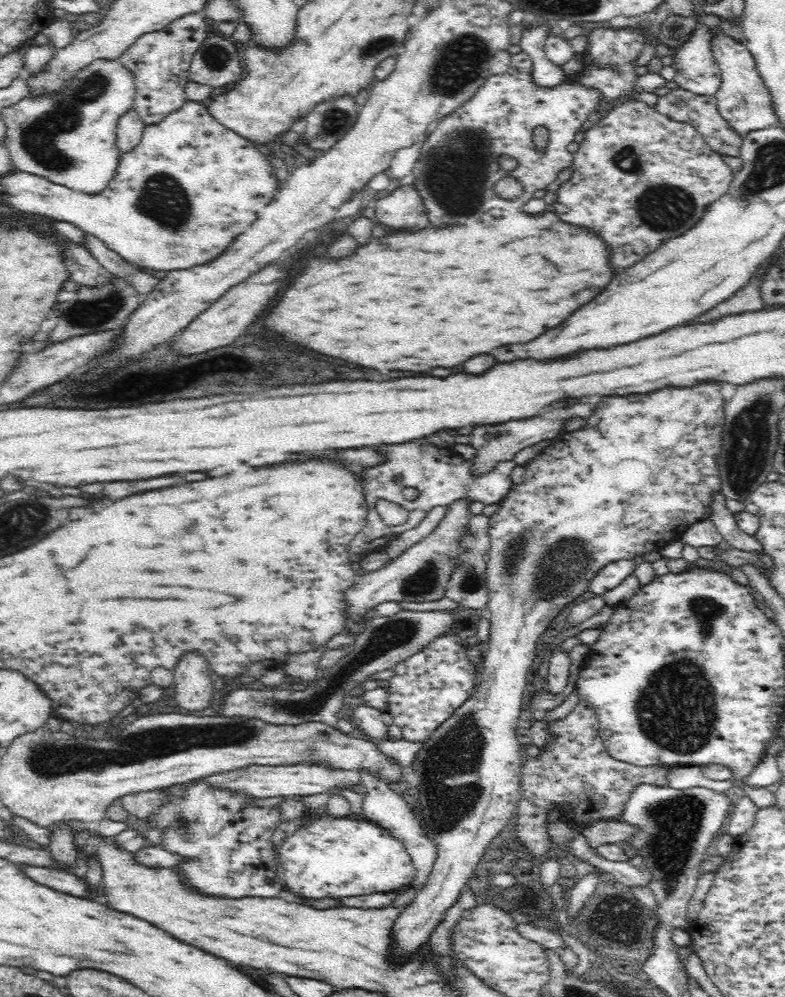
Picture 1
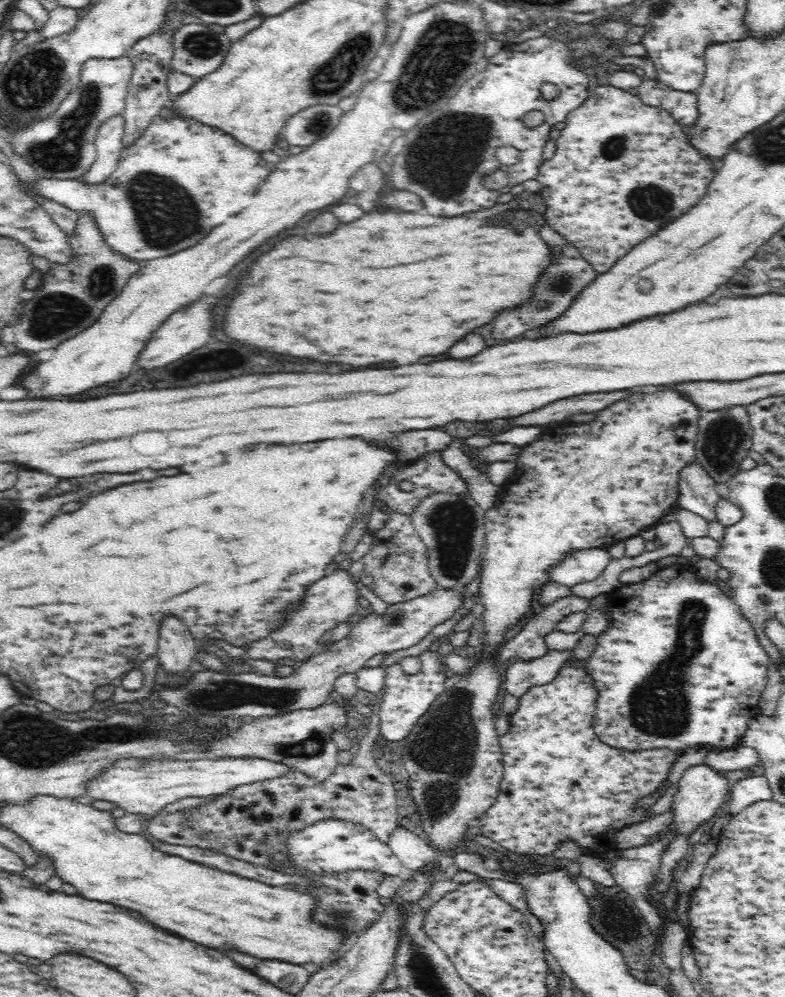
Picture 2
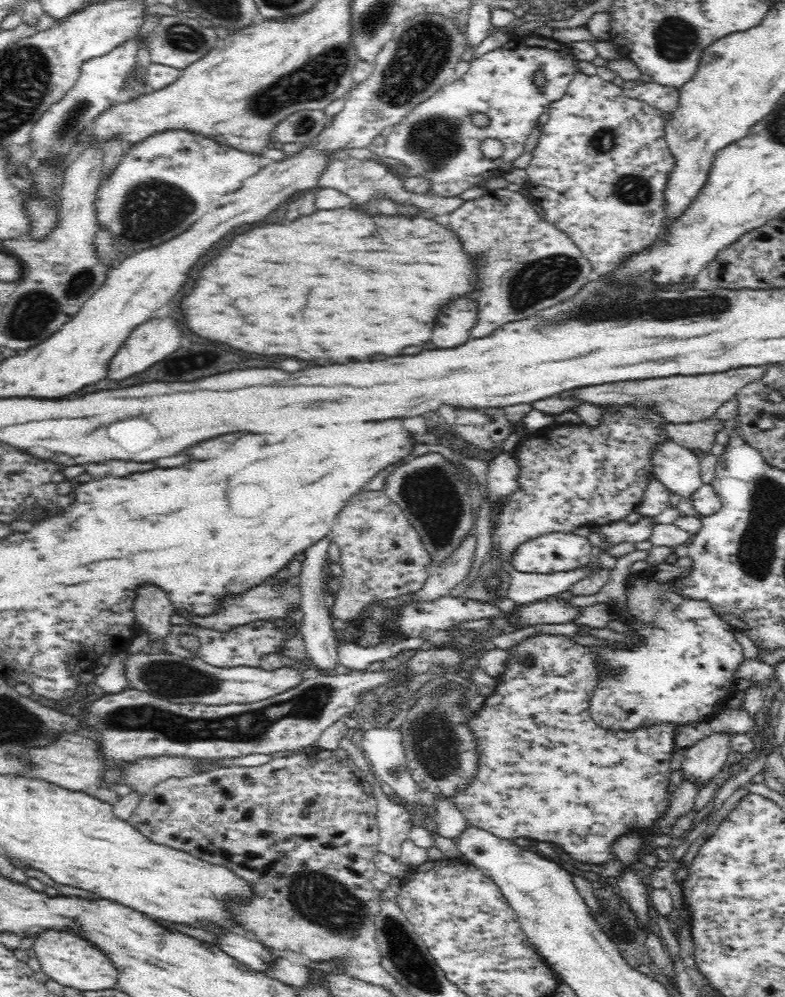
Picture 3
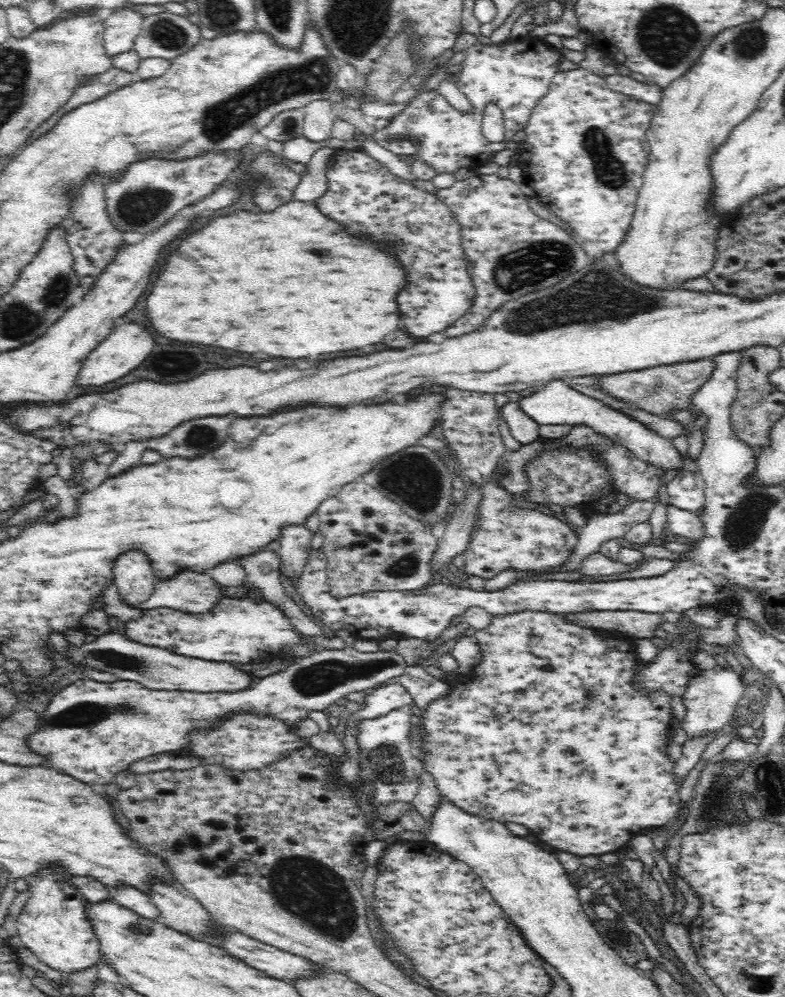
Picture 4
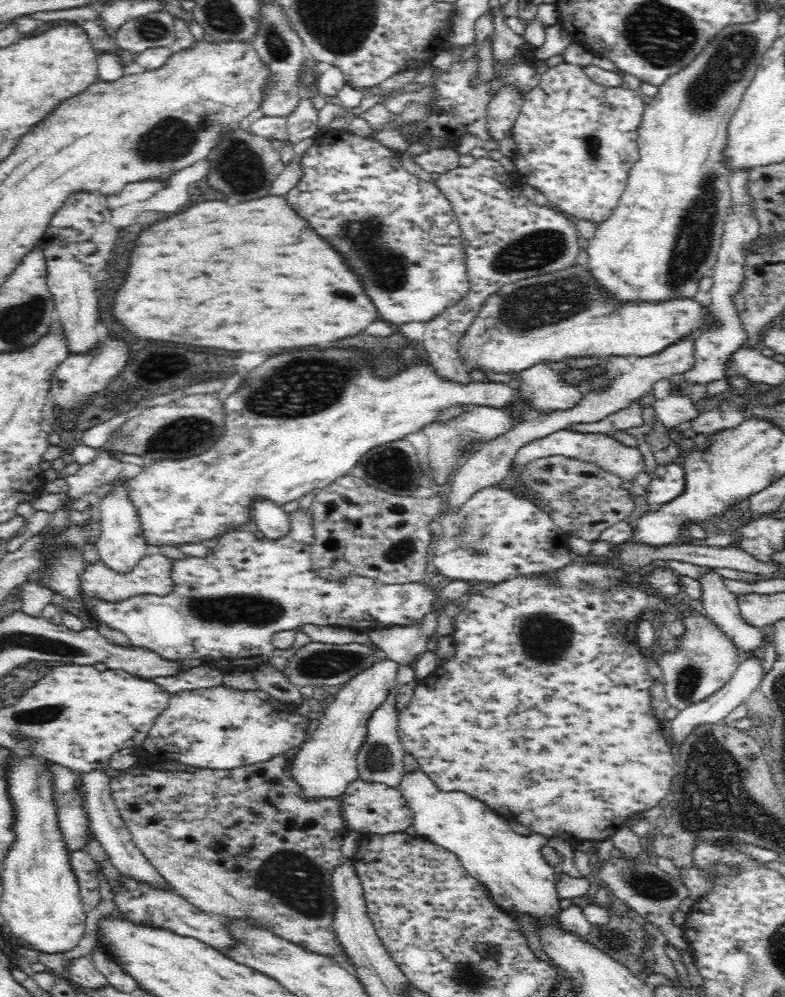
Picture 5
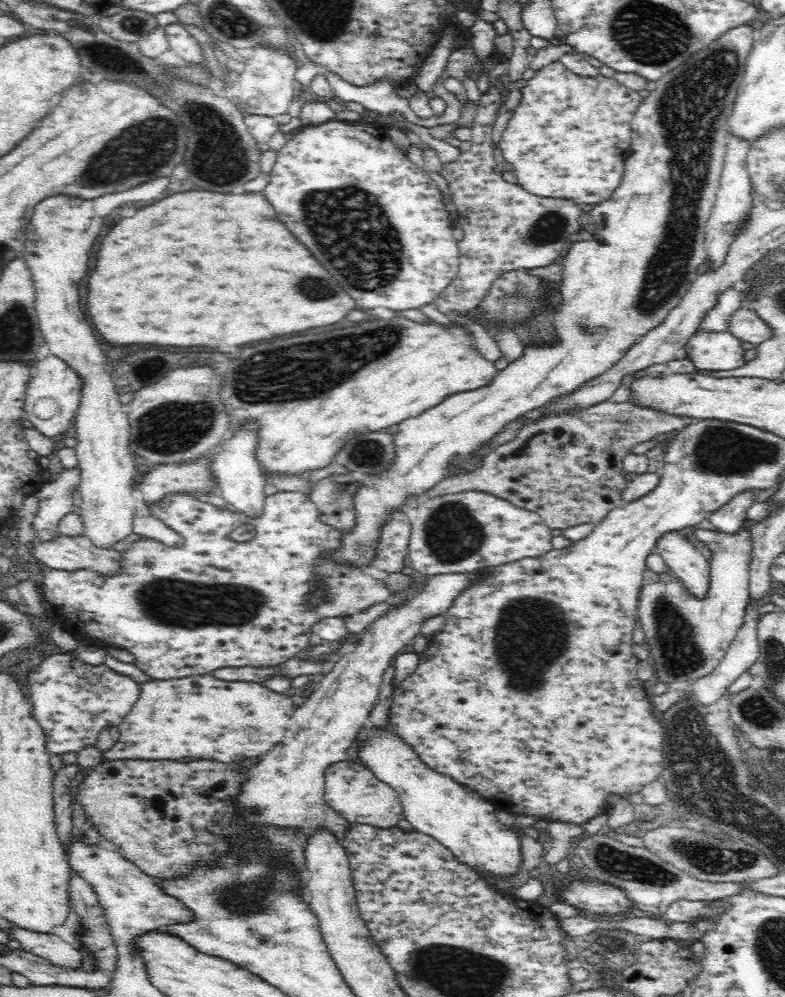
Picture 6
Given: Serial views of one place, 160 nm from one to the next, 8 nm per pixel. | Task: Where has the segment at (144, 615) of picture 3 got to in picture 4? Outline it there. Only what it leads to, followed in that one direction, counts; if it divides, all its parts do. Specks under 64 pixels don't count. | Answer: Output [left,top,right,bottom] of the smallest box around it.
[112,550,152,603]

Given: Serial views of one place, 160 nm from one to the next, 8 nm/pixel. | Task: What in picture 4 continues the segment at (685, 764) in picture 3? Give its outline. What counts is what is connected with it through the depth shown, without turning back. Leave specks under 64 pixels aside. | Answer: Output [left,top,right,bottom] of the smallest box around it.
[679,662,744,735]

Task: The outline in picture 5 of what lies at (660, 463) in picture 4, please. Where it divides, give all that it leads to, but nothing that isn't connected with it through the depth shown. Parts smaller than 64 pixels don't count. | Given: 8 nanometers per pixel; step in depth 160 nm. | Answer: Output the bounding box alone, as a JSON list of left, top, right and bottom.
[516,362,581,412]

